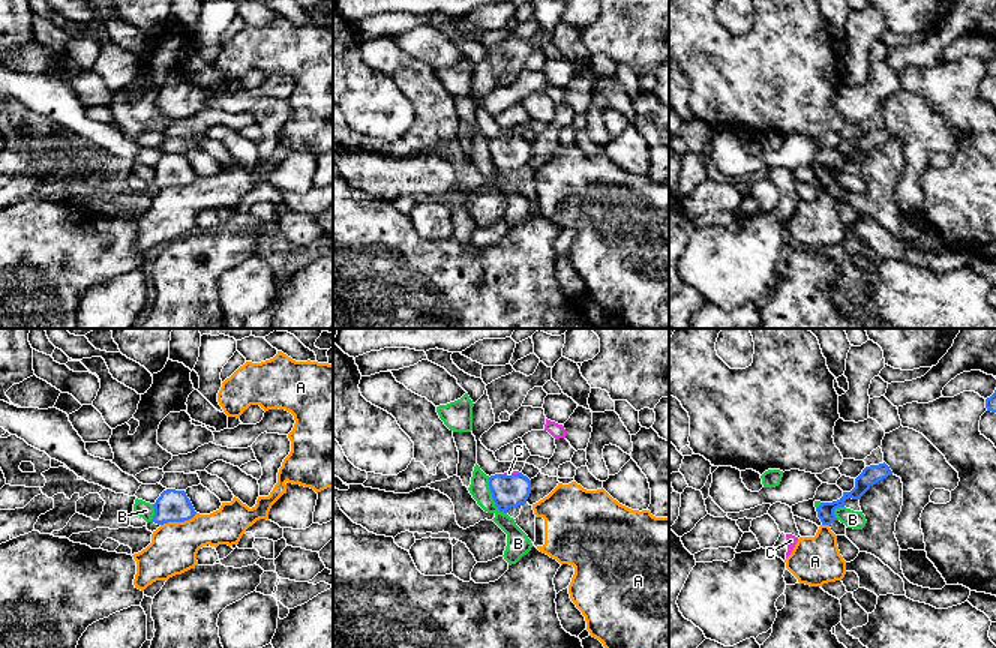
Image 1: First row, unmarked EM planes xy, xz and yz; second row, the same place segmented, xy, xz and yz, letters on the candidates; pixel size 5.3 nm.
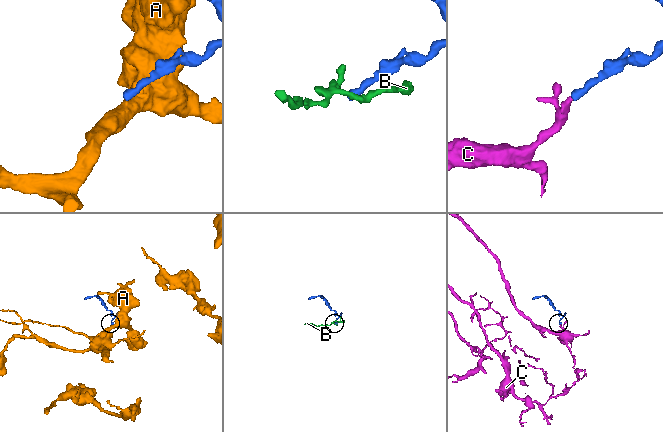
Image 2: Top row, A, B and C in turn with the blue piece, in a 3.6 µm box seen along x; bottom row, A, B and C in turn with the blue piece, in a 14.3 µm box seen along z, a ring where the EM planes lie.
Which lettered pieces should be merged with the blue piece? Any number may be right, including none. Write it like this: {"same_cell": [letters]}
{"same_cell": ["C"]}

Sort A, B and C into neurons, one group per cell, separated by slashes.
A / B / C

